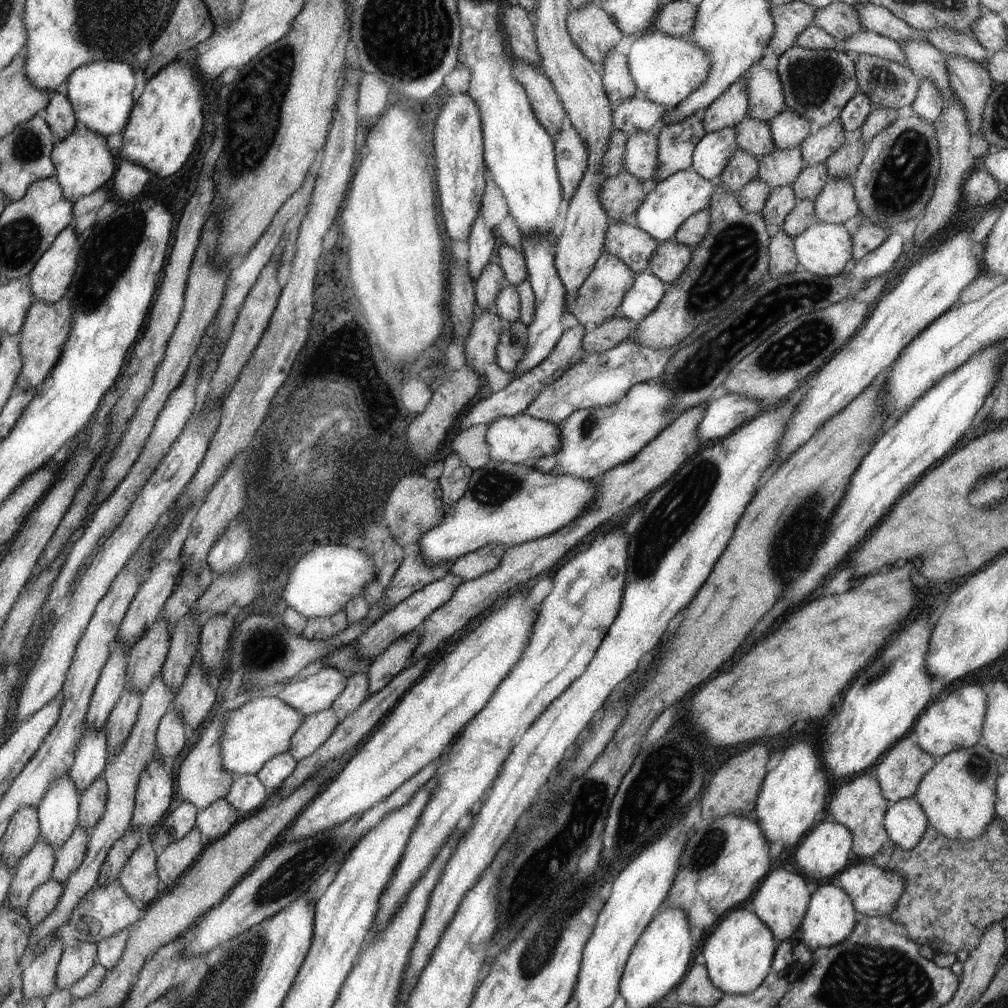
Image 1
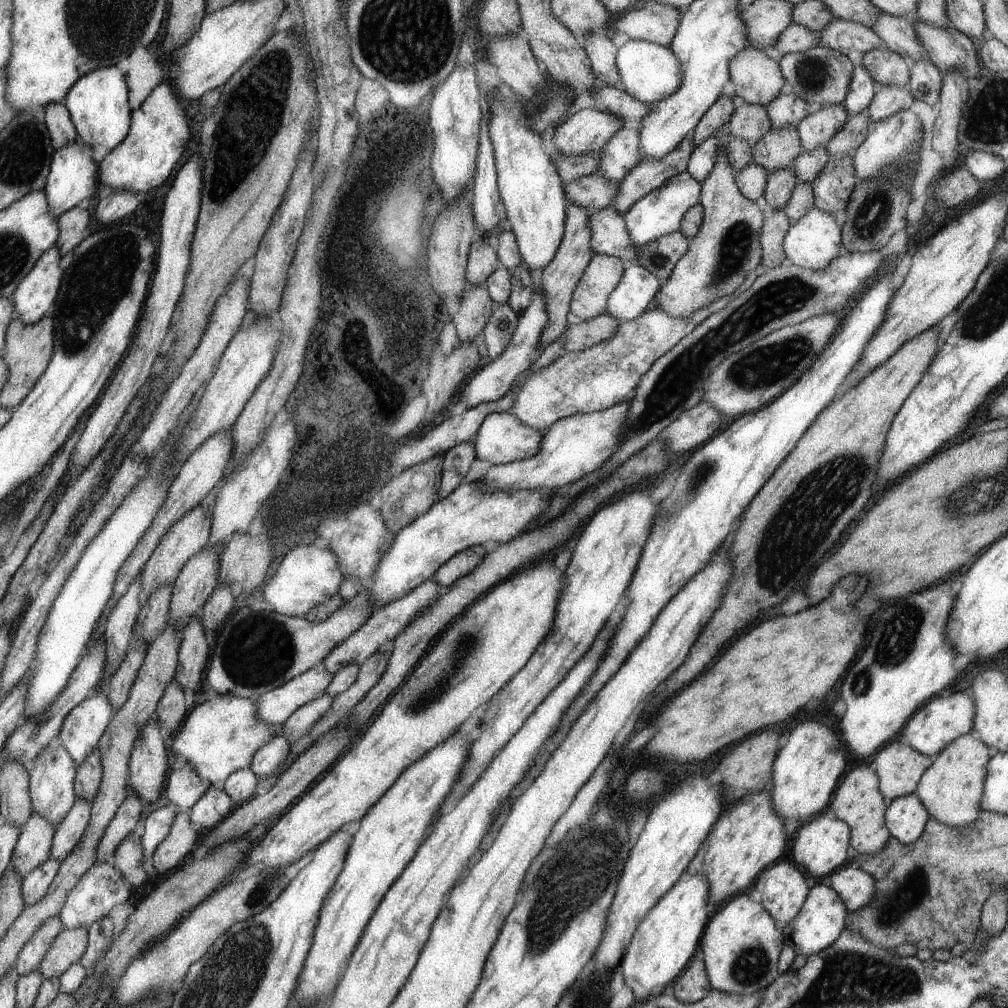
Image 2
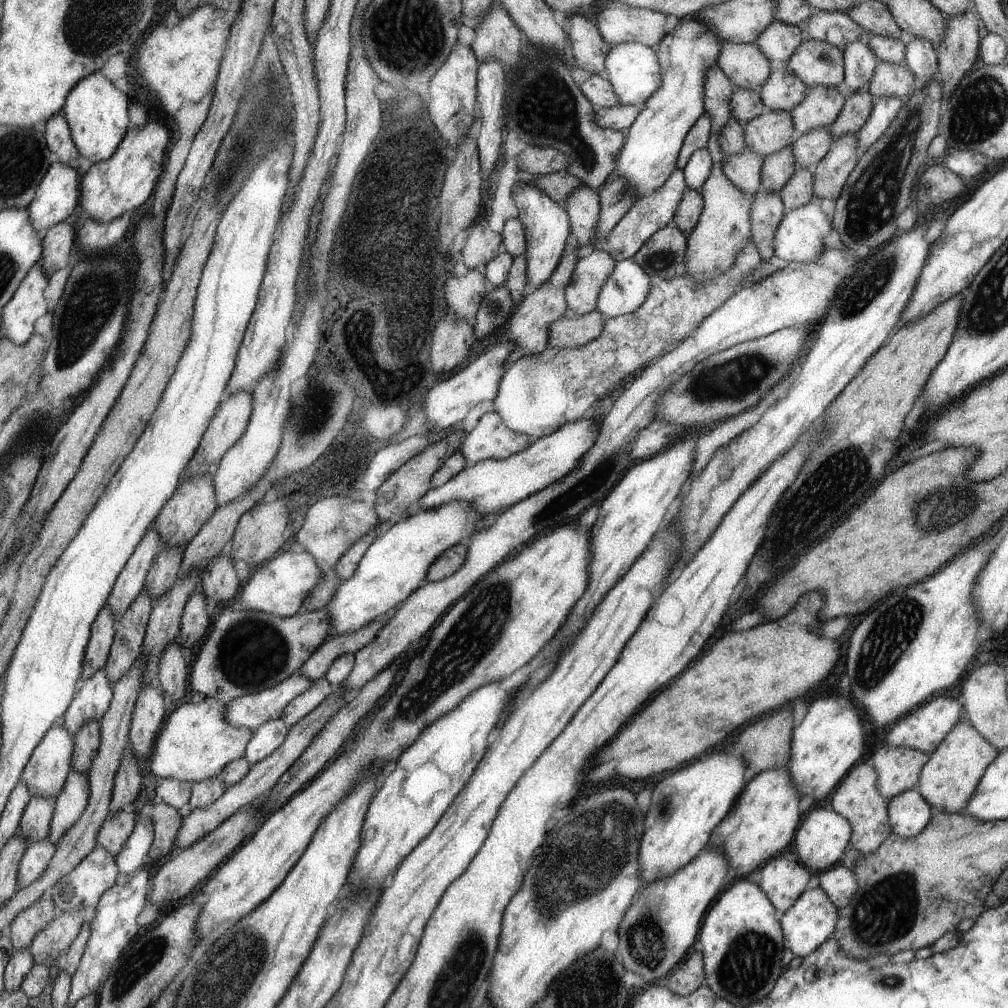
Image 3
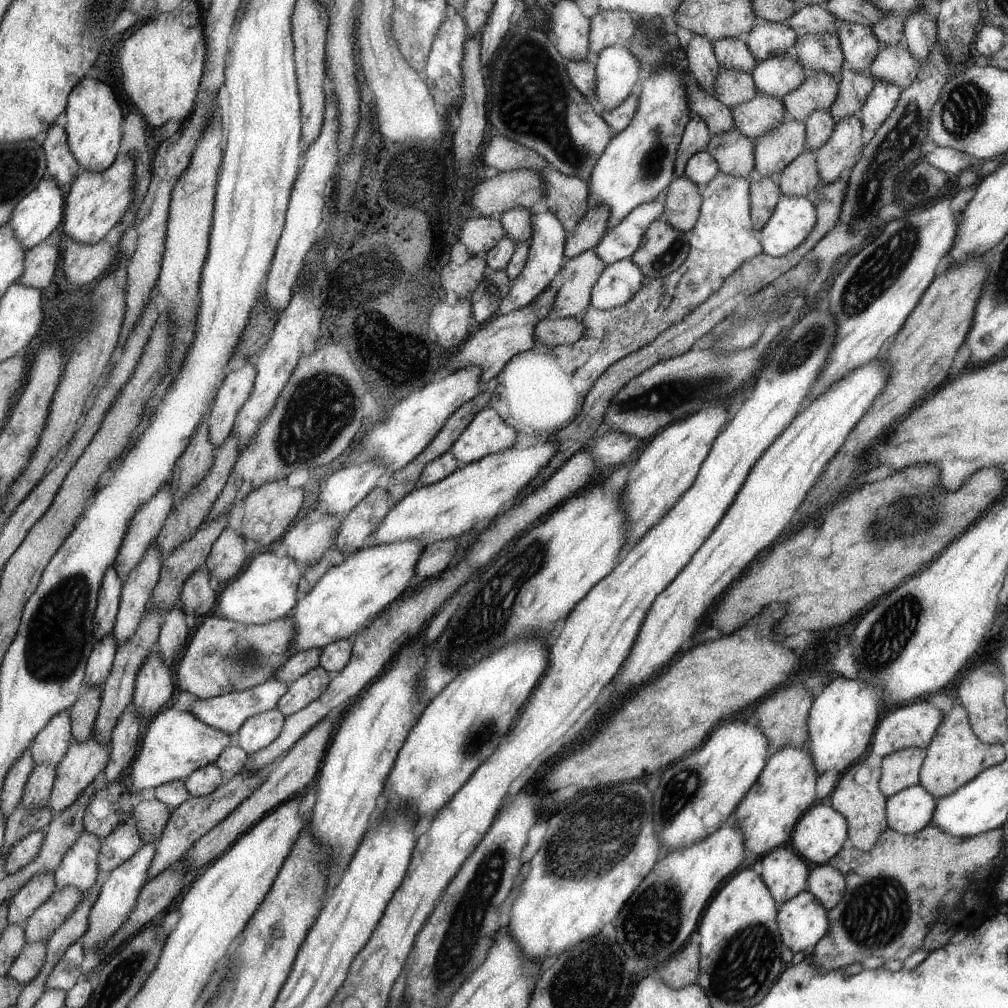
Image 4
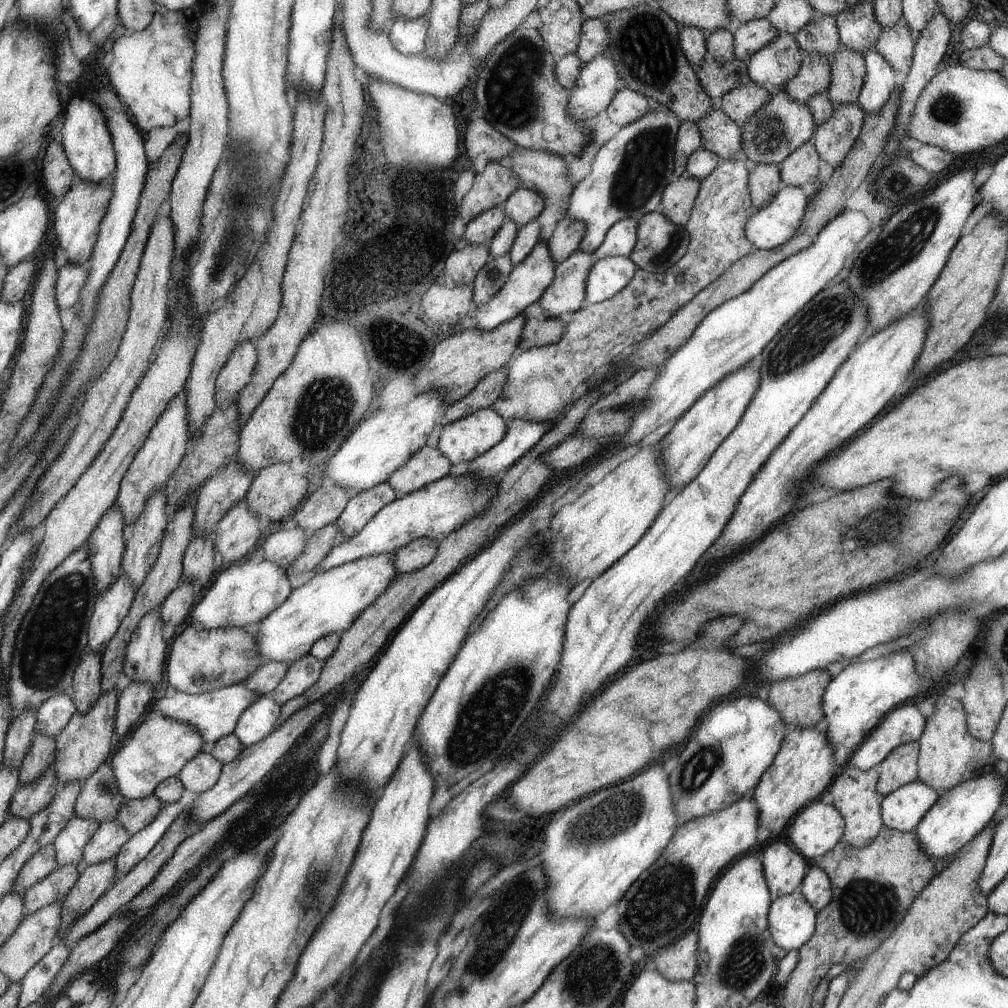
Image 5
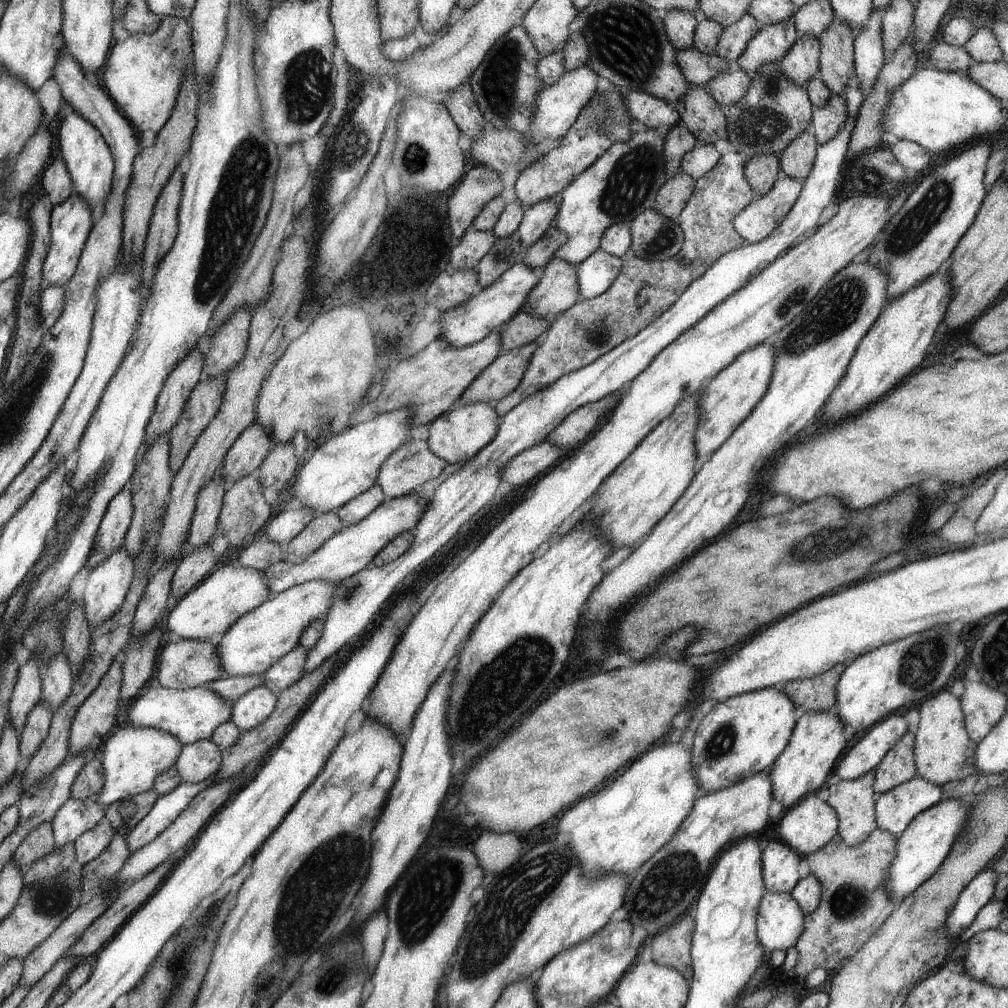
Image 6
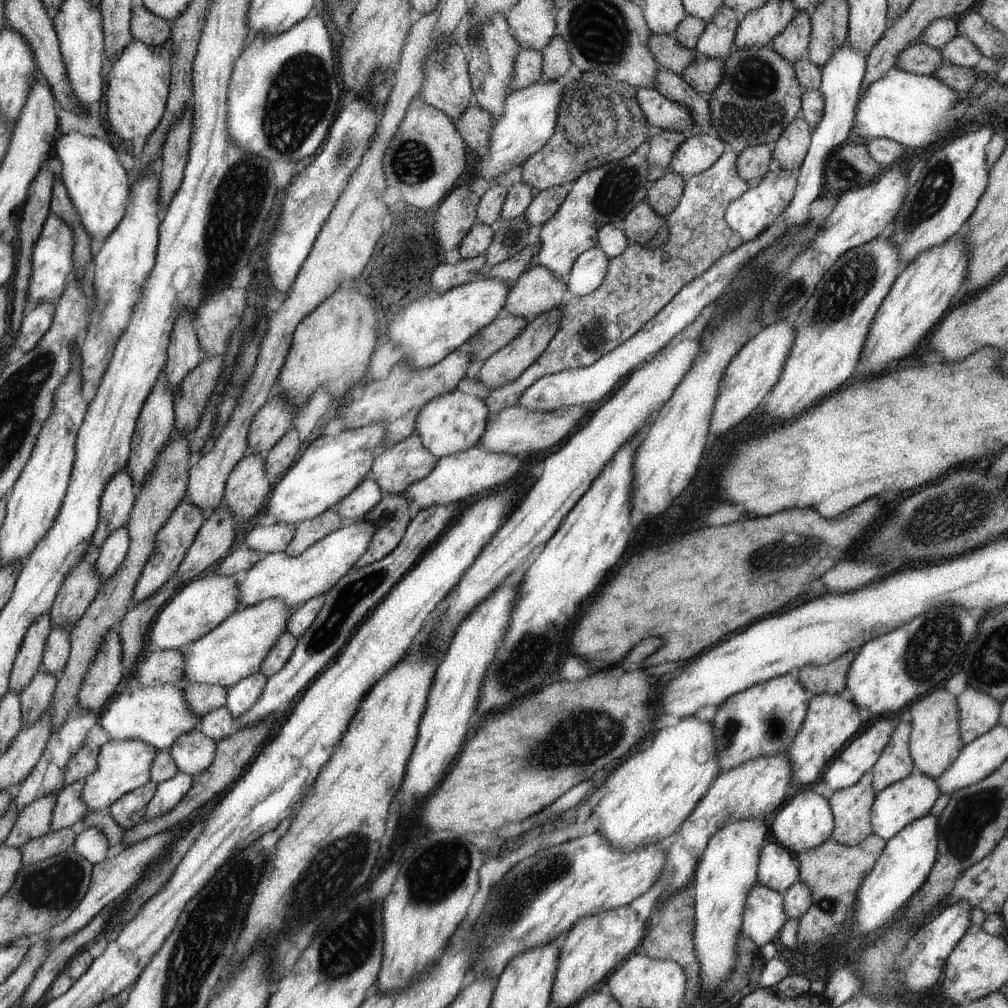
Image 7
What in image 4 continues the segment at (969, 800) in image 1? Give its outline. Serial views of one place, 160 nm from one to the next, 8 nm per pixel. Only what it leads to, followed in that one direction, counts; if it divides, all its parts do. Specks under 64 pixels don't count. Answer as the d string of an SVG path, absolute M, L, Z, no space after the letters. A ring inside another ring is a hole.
M962 705L953 706L952 710L944 715L926 752L926 758L919 772L919 785L938 799L951 795L987 768L1006 759L1002 745L986 744L974 734L968 713Z

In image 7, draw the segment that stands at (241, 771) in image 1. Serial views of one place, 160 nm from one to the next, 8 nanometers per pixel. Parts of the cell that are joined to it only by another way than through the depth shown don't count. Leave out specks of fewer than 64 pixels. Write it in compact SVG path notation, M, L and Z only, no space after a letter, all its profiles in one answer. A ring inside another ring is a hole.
M140 739L110 740L100 747L97 769L85 778L82 798L90 808L108 808L129 792L151 781L157 748Z

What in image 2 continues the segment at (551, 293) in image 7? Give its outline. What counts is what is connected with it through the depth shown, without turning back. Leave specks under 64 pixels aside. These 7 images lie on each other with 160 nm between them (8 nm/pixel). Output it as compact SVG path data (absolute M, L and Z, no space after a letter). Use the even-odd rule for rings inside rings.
M595 253L580 284L575 288L575 294L571 300L571 312L580 320L590 320L607 312L607 300L611 292L619 286L625 274L622 259L611 257L602 253Z

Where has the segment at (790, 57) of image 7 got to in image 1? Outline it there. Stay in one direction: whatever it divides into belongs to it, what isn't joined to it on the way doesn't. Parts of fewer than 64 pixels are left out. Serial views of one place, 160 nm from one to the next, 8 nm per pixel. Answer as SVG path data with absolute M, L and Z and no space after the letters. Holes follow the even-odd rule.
M836 119L826 127L820 127L814 134L808 136L799 146L801 157L804 159L806 166L824 165L846 142L844 132L841 122Z

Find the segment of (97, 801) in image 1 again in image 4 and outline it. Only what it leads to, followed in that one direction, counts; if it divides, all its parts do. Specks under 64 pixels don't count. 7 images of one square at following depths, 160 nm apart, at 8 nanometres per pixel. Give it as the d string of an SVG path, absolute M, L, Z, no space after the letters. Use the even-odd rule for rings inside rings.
M86 687L84 694L70 707L71 733L75 742L83 743L93 736L93 728L101 705L101 690Z

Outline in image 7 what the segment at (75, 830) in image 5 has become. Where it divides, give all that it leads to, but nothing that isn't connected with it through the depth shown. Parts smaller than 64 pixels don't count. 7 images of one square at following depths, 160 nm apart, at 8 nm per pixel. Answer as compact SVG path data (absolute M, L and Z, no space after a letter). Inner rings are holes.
M83 782L74 783L65 786L57 794L53 813L51 814L52 830L70 829L70 826L74 826L74 824L78 824L85 819L89 806L81 796L84 785Z

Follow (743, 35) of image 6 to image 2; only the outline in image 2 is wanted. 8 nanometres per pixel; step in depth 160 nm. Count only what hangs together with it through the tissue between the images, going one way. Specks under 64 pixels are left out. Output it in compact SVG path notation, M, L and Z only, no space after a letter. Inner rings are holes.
M794 23L779 36L777 46L780 56L788 53L804 53L822 45L821 34L806 28L804 25Z

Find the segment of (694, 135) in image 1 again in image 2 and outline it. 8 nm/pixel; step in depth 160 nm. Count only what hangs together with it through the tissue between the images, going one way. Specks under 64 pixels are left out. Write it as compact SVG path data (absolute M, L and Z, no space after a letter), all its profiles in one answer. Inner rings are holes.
M690 135L684 137L676 148L662 158L643 158L640 164L620 181L619 194L612 206L624 214L643 196L660 188L673 176L686 171L688 159L696 147Z

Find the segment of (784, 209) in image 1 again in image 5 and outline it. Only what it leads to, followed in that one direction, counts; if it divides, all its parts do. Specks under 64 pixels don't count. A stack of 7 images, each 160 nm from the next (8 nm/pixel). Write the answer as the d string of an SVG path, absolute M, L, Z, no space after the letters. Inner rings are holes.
M783 90L782 93L771 95L769 104L749 118L741 128L742 150L737 156L746 156L756 164L768 163L778 166L799 146L812 141L816 129L814 114L810 109L792 101L788 92Z

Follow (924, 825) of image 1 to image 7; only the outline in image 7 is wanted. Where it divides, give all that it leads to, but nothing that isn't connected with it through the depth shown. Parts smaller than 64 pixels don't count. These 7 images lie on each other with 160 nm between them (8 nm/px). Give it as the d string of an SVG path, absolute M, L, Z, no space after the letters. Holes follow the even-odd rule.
M918 772L891 784L890 787L875 796L875 802L872 806L874 832L878 836L884 837L885 841L890 840L907 824L930 813L940 795L941 790L937 782L932 777Z

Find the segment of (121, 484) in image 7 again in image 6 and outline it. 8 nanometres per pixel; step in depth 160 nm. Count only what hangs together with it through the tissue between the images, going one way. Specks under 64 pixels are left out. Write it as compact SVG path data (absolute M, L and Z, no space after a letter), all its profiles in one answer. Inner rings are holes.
M129 486L123 488L107 507L95 536L94 550L87 560L88 568L95 569L114 552L123 547L123 540L131 523L133 500Z

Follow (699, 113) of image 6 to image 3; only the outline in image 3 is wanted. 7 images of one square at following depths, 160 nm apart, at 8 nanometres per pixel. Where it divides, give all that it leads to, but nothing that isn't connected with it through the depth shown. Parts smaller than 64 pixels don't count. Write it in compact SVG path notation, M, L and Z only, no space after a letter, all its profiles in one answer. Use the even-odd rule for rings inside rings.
M745 148L740 154L726 155L723 163L724 174L740 190L756 194L761 183L763 158Z

